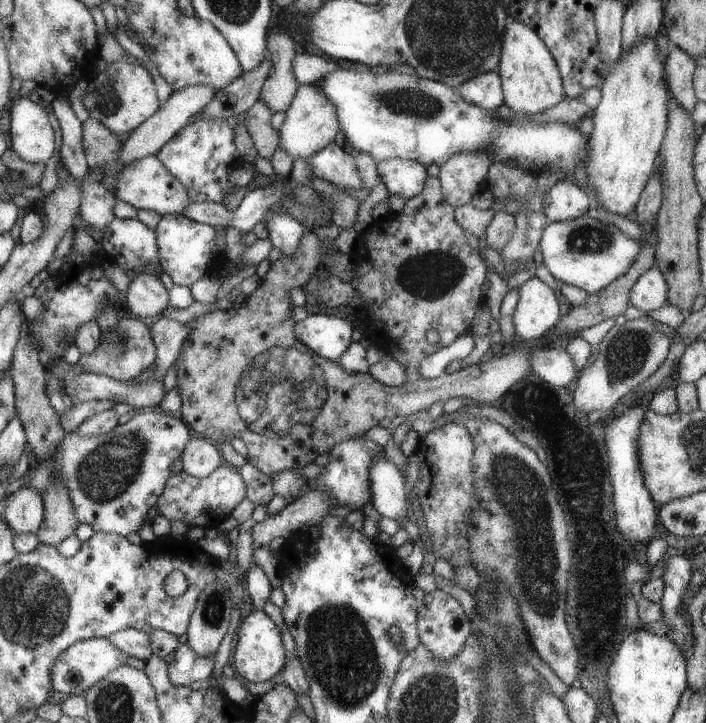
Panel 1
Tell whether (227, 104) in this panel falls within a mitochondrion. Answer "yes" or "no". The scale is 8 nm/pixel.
no

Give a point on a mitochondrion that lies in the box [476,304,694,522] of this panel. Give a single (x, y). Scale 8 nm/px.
(627, 354)

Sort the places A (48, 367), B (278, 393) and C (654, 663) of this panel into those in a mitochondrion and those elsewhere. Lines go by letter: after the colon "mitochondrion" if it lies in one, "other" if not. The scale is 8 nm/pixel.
A: other
B: mitochondrion
C: other

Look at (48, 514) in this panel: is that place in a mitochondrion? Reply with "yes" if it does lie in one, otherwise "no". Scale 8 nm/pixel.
no

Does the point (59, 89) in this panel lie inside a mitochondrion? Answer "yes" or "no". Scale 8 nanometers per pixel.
no

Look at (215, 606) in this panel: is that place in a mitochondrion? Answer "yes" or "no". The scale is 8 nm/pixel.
yes

